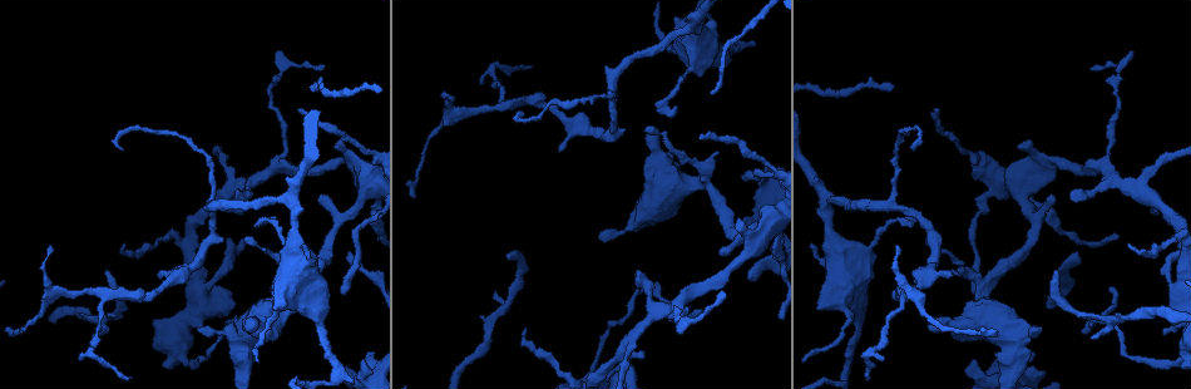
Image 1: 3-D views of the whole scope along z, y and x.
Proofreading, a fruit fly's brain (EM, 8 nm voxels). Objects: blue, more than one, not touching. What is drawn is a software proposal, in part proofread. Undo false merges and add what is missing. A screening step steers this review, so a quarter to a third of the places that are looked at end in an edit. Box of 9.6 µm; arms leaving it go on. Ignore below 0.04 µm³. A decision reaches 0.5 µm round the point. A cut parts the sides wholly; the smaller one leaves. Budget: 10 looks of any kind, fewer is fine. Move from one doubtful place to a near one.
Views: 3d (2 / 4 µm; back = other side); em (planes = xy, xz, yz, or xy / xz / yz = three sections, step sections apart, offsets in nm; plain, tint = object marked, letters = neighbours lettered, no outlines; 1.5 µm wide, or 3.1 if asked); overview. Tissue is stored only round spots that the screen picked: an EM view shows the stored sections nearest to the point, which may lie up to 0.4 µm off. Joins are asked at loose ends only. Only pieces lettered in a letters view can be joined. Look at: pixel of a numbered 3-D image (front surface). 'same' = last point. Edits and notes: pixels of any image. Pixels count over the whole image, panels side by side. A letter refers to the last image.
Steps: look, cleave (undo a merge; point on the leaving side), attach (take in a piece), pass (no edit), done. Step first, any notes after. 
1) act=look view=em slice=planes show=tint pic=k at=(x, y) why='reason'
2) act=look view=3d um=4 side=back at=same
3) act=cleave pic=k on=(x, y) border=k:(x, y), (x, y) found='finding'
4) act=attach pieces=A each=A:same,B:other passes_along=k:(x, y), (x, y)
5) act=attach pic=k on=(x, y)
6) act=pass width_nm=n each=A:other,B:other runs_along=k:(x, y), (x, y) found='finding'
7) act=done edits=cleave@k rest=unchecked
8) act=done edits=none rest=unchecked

act=look view=3d um=2 pic=1 at=(599, 237) why='free end'

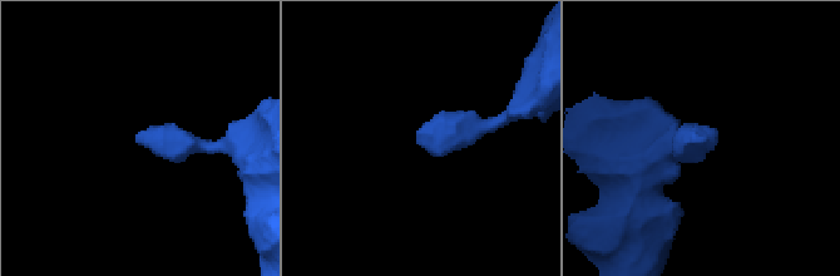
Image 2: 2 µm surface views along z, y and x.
act=look view=em slice=planes show=plain pic=2 at=(418, 137)

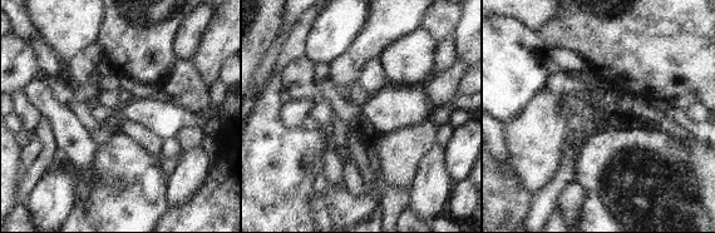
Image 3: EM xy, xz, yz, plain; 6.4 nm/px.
act=look view=em slice=planes show=letters at=same why='see the neighbours'

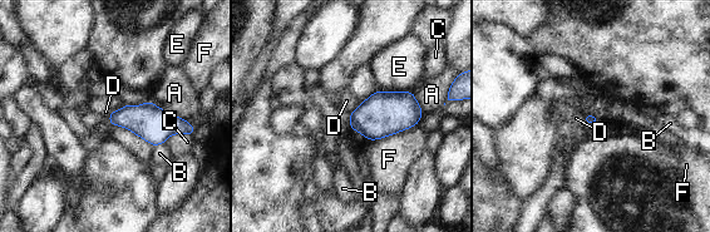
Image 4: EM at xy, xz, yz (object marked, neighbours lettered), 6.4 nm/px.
act=pass each=A:other,B:other,C:other,D:other,E:other,F:other border=4:(360, 103), (349, 112) found='no lettered piece goes on from it'

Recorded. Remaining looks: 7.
act=look view=3d um=2 pic=1 at=(508, 258) why='branch stops here'

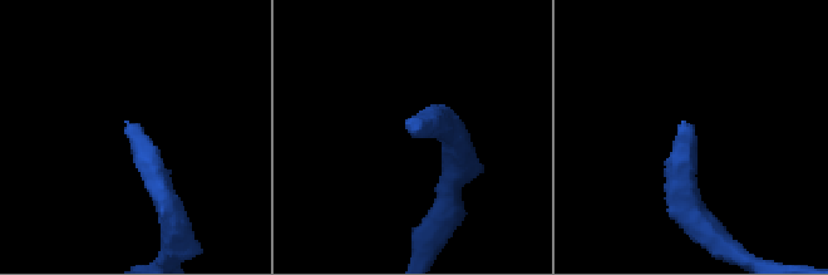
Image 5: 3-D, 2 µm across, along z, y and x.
act=look view=em slice=planes show=letters pic=5 at=(682, 123) why='now the EM'

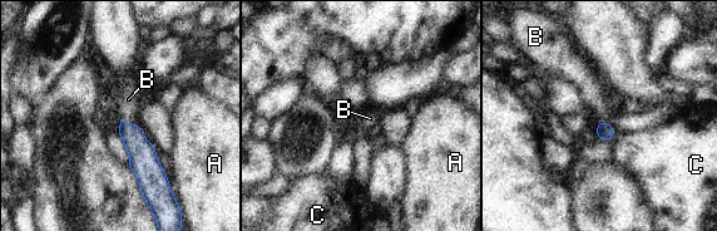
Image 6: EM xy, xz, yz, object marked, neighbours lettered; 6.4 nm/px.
act=attach pieces=B each=A:other,B:same,C:other passes_along=6:(143, 161), (129, 124), (128, 99) found='it goes on there'

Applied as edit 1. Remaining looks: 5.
act=look view=em slice=planes show=letters pic=1 at=(1164, 333)

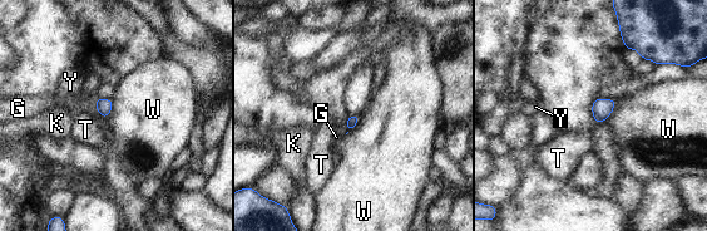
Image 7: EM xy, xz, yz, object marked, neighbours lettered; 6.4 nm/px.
act=pass each=G:other,K:other,T:other,W:other,Y:other found='no lettered piece goes on from it'

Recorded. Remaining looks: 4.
act=look view=3d um=4 pic=1 at=(1132, 54) why='an open end'

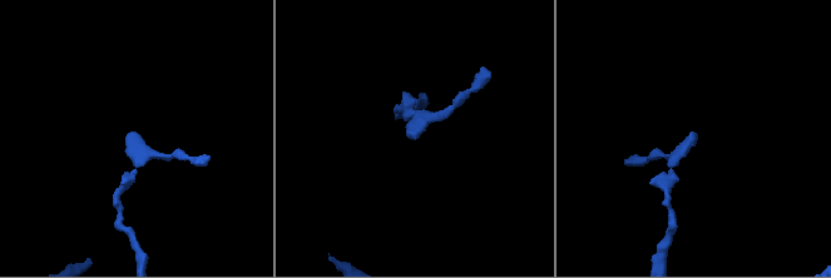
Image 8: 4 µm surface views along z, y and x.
act=look view=em slice=xz step=8 show=tint pic=8 at=(410, 134)

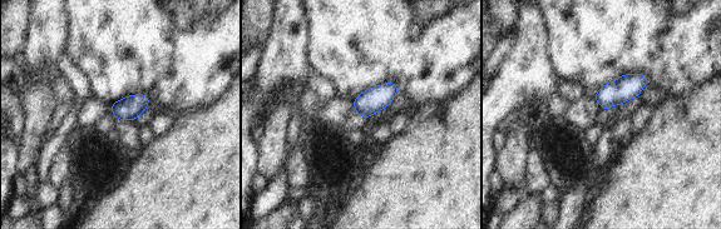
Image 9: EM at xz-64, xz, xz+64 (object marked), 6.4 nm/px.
act=look view=em slice=xz step=8 show=letters at=same

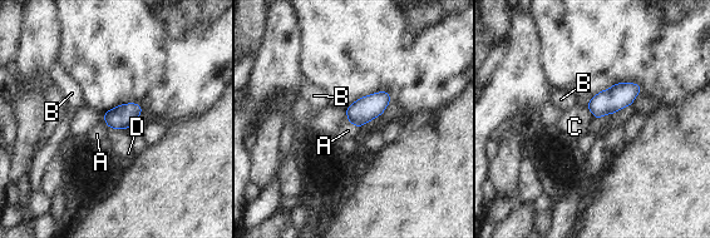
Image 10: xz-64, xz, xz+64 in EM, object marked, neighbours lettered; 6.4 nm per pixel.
act=pass width_nm=150 each=A:other,B:other,C:other,D:other border=10:(348, 120), (356, 128) found='none of them fits'

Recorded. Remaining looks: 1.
act=done edits=attach@6 rest=unchecked

